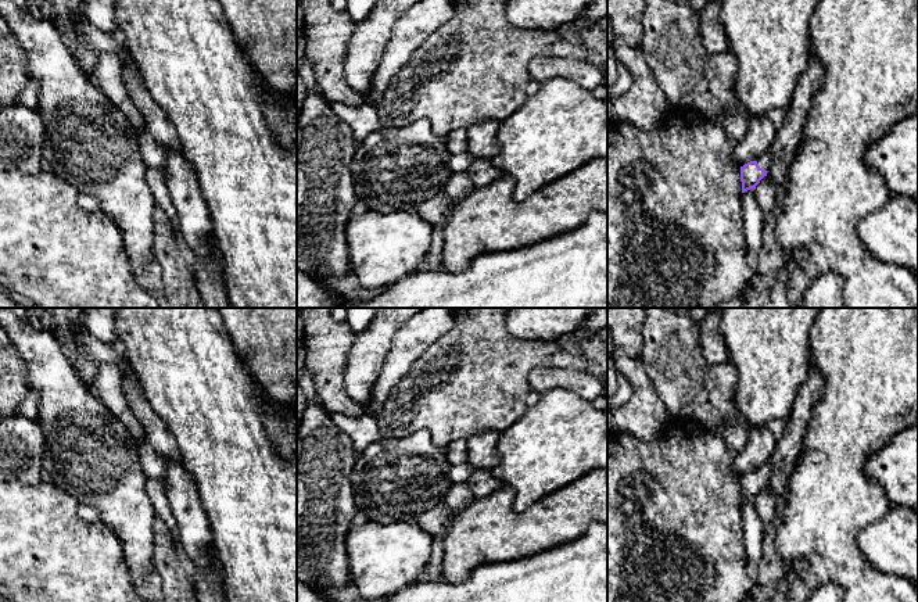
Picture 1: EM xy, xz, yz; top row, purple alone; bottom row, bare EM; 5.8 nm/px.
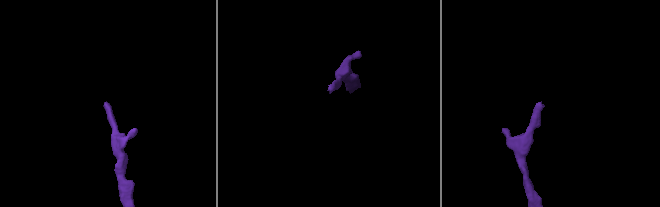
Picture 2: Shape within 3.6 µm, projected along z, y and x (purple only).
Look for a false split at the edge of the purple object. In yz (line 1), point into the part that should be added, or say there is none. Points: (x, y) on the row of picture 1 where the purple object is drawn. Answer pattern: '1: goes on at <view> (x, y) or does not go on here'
1: goes on at yz (764, 160)

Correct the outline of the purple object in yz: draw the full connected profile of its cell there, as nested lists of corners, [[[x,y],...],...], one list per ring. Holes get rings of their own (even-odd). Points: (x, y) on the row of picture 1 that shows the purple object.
[[[767,150],[756,161],[741,166],[742,193],[756,189],[760,180],[767,176],[771,164],[771,153]]]

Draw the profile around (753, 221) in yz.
[[[754,189],[742,193],[742,207],[746,250],[753,261],[760,254],[761,230],[764,227],[764,216],[756,198]]]

